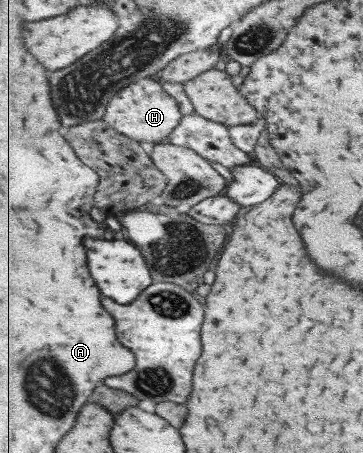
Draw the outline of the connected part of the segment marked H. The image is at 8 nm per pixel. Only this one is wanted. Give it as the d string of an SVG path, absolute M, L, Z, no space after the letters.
M146 77L144 80L132 81L130 86L126 85L122 92L114 95L108 103L104 119L118 132L132 139L156 145L180 125L182 112L178 108L178 102L162 88L162 81L158 77Z

